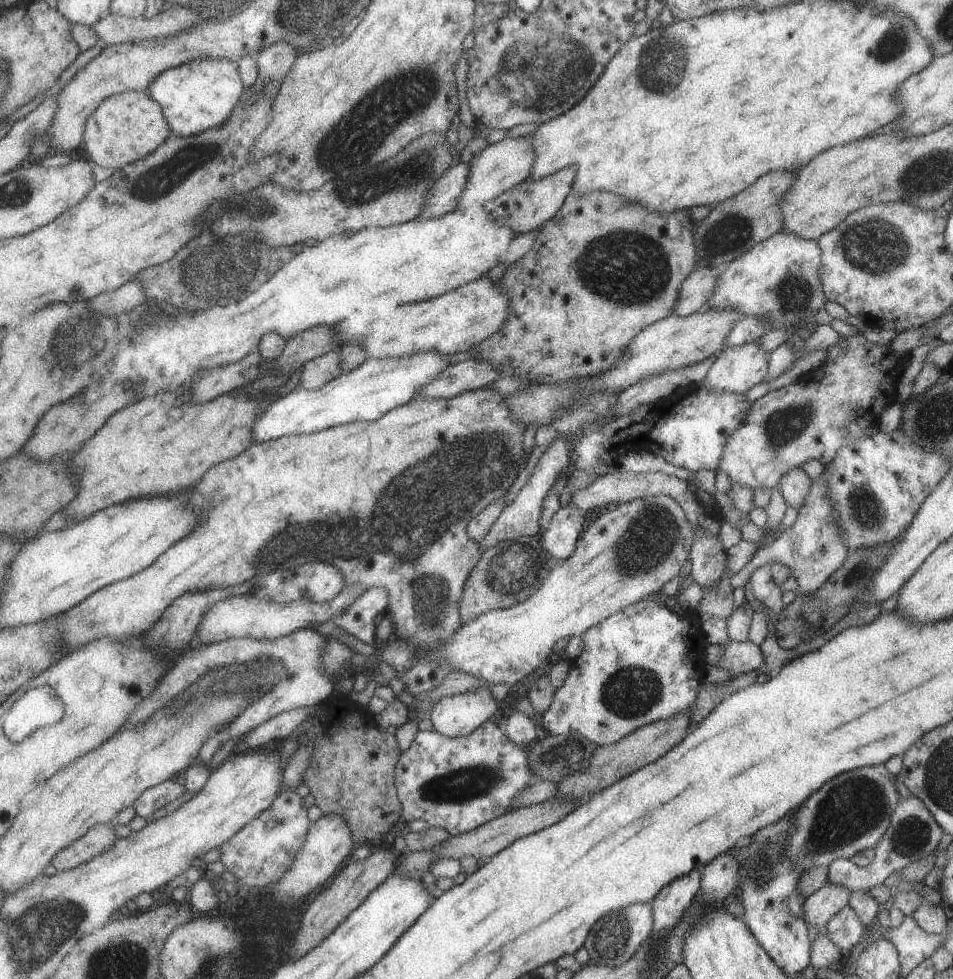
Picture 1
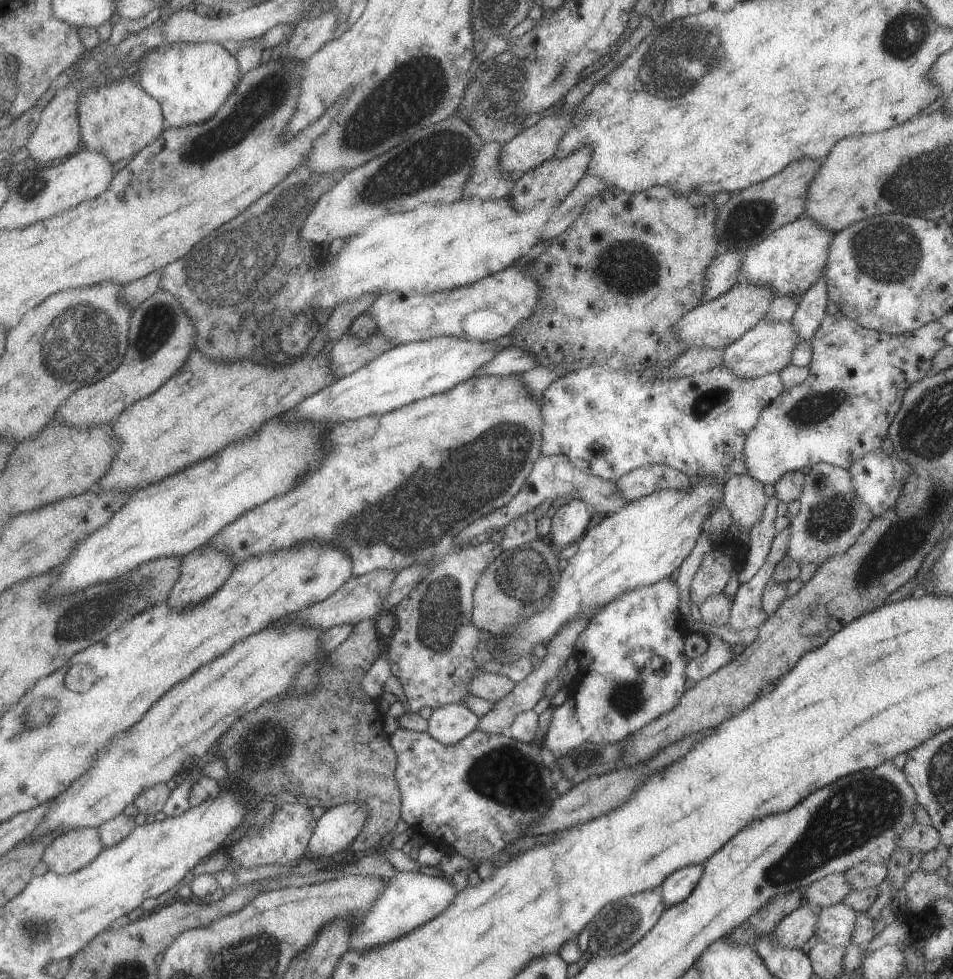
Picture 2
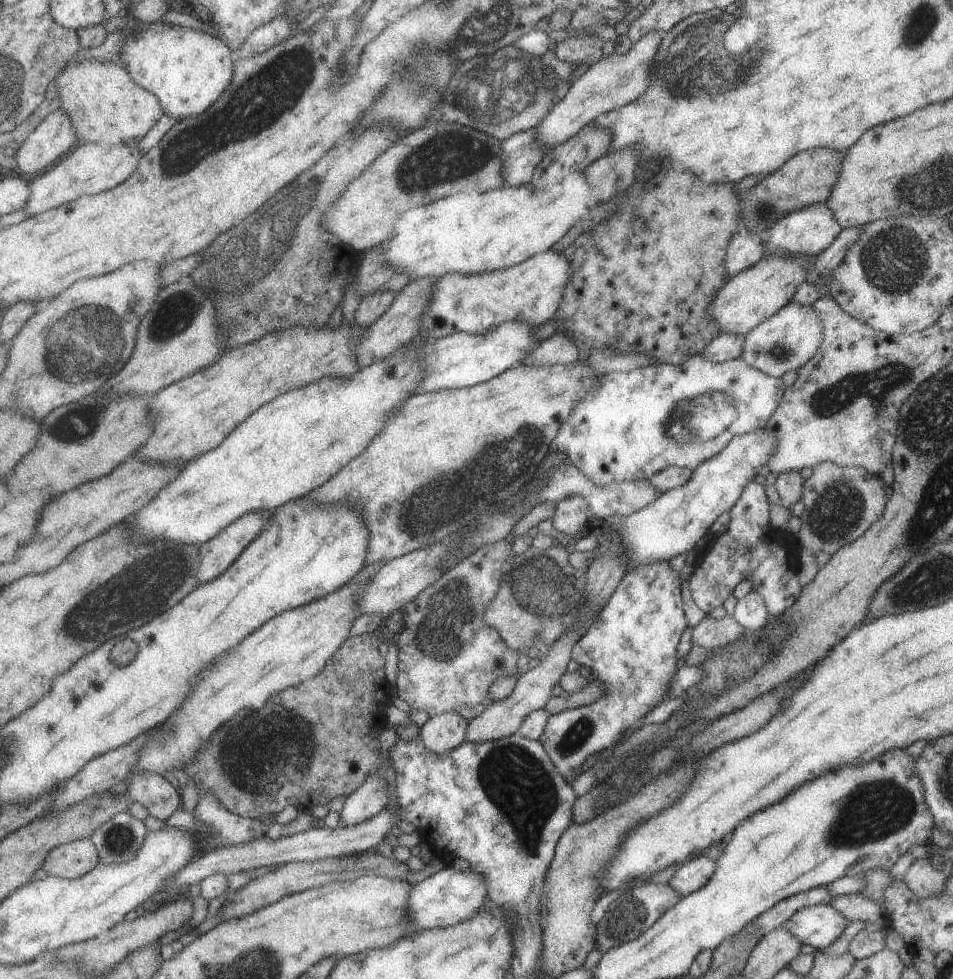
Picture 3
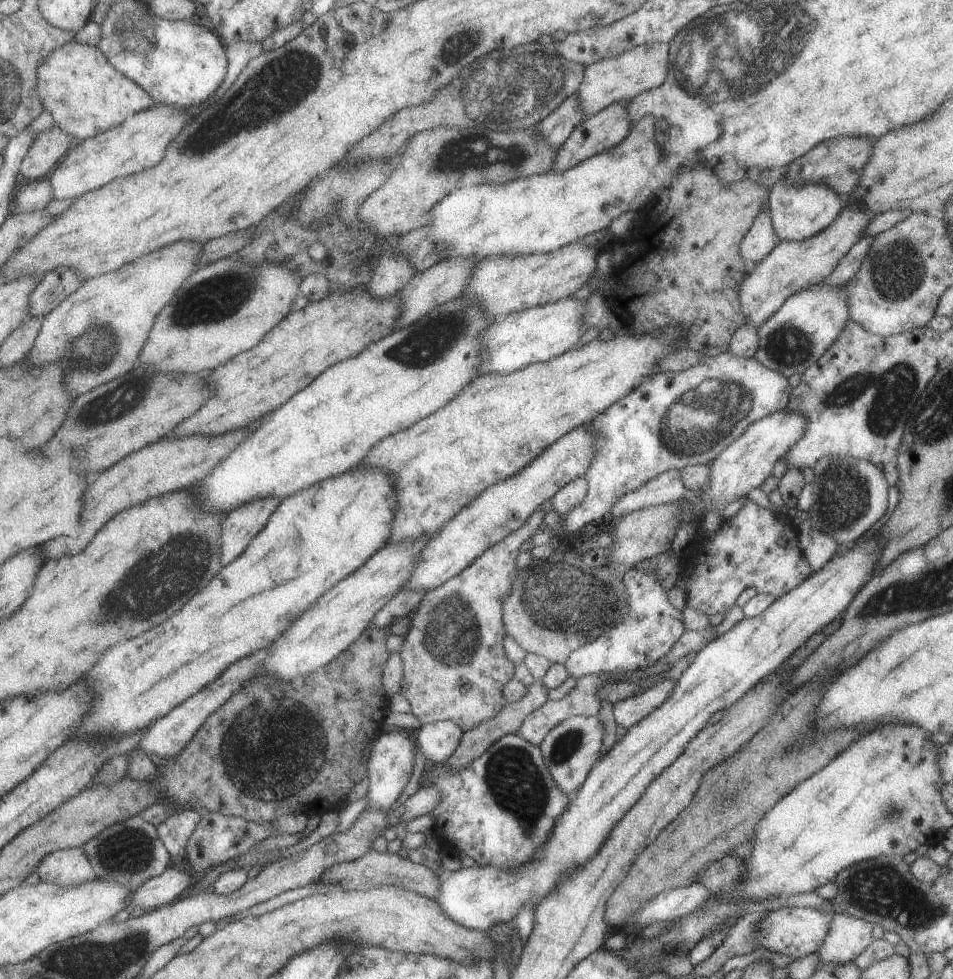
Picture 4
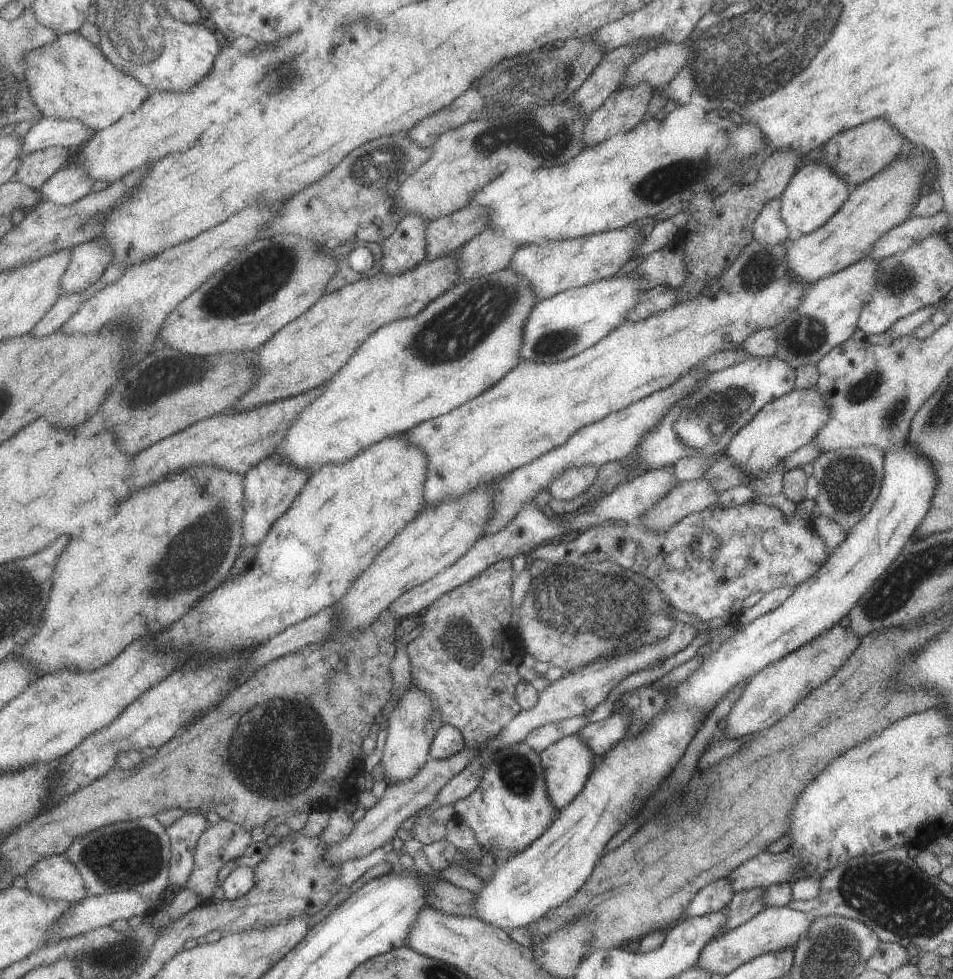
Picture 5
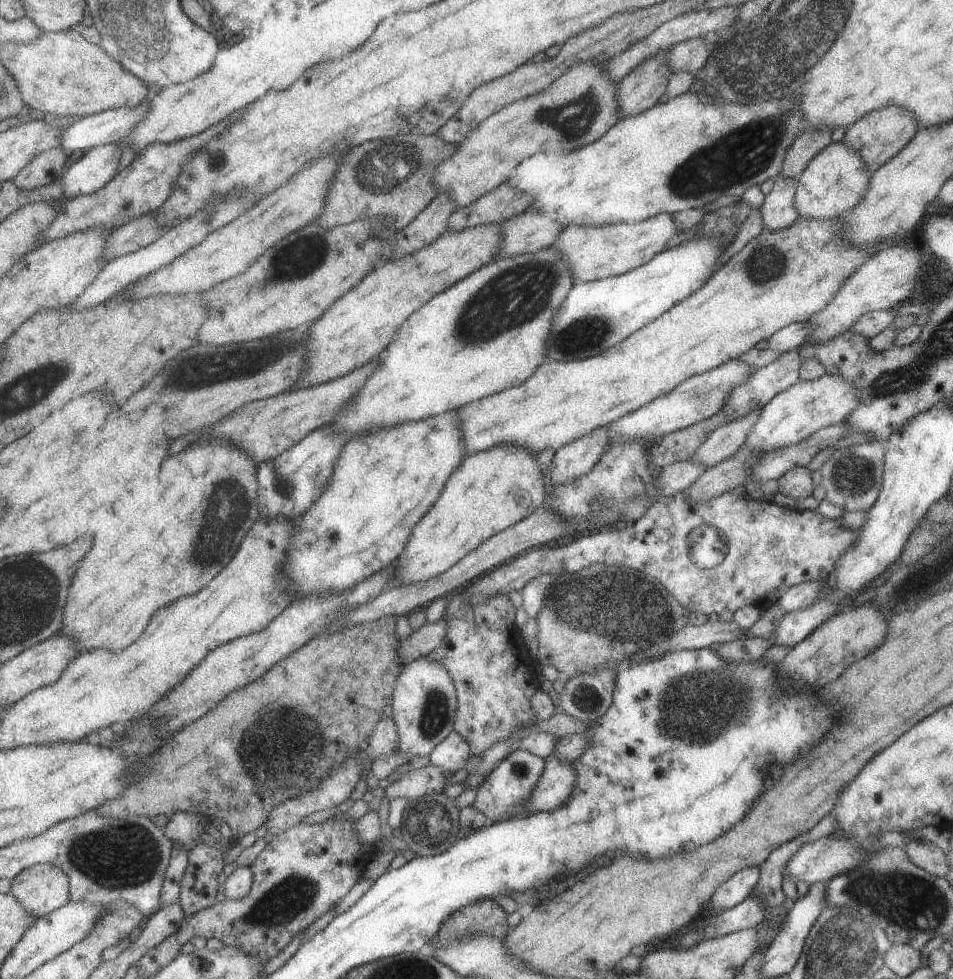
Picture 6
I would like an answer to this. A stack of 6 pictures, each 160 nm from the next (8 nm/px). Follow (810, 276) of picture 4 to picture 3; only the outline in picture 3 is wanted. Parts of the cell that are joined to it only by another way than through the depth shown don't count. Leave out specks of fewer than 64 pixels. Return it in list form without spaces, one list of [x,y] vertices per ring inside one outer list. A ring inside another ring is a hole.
[[[766,256],[753,264],[747,270],[735,274],[725,282],[725,285],[715,294],[715,298],[705,308],[709,322],[717,326],[723,334],[744,336],[757,324],[763,322],[788,304],[795,294],[795,288],[805,281],[805,274],[809,268],[813,269],[815,256]]]

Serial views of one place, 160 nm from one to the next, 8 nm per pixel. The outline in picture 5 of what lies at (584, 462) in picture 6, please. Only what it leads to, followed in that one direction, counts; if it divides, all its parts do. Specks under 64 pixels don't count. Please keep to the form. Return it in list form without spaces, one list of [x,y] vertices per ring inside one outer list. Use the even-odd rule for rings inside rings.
[[[595,465],[569,467],[561,474],[553,477],[546,486],[551,498],[570,500],[579,496],[587,487],[593,484],[596,477]]]

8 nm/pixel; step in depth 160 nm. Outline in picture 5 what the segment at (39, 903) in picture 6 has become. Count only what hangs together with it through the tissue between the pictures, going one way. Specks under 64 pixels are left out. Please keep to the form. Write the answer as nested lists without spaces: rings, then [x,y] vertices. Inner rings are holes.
[[[63,855],[38,860],[22,877],[24,888],[32,895],[68,903],[76,903],[87,896],[77,869]]]

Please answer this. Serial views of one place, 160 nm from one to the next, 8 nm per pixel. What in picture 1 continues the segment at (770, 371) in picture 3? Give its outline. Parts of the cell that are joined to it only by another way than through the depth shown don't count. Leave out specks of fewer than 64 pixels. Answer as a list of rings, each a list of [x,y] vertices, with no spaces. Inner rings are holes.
[[[755,341],[734,347],[723,347],[714,355],[709,372],[701,384],[707,390],[731,391],[744,394],[755,384],[766,380],[769,353]]]

